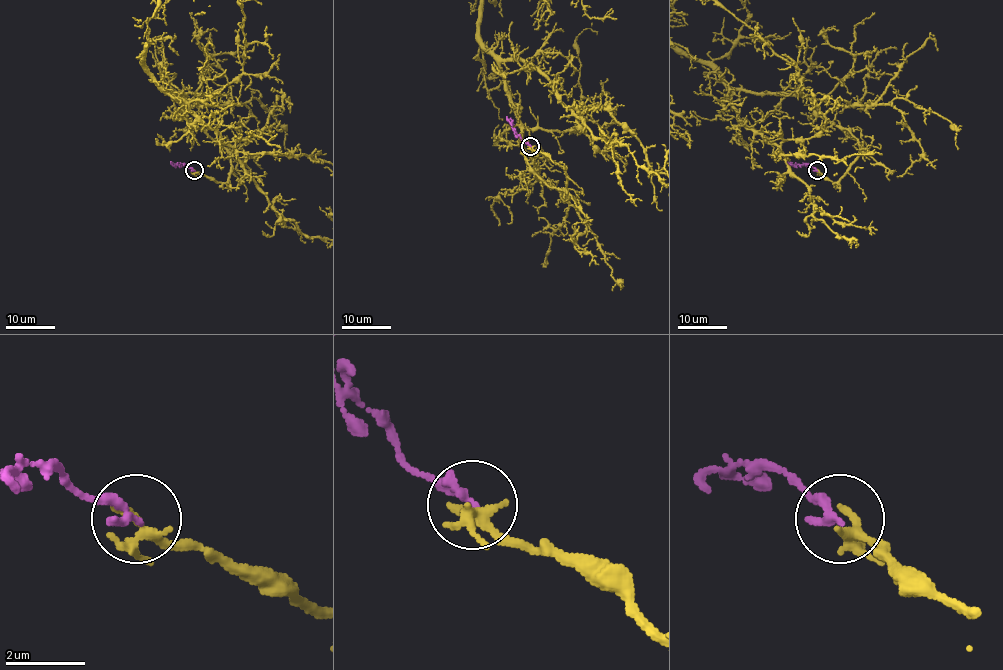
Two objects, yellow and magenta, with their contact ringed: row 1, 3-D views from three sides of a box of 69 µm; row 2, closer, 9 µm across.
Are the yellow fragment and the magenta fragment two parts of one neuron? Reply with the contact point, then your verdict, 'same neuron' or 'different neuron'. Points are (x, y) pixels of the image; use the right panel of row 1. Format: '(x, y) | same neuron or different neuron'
(817, 170) | same neuron

